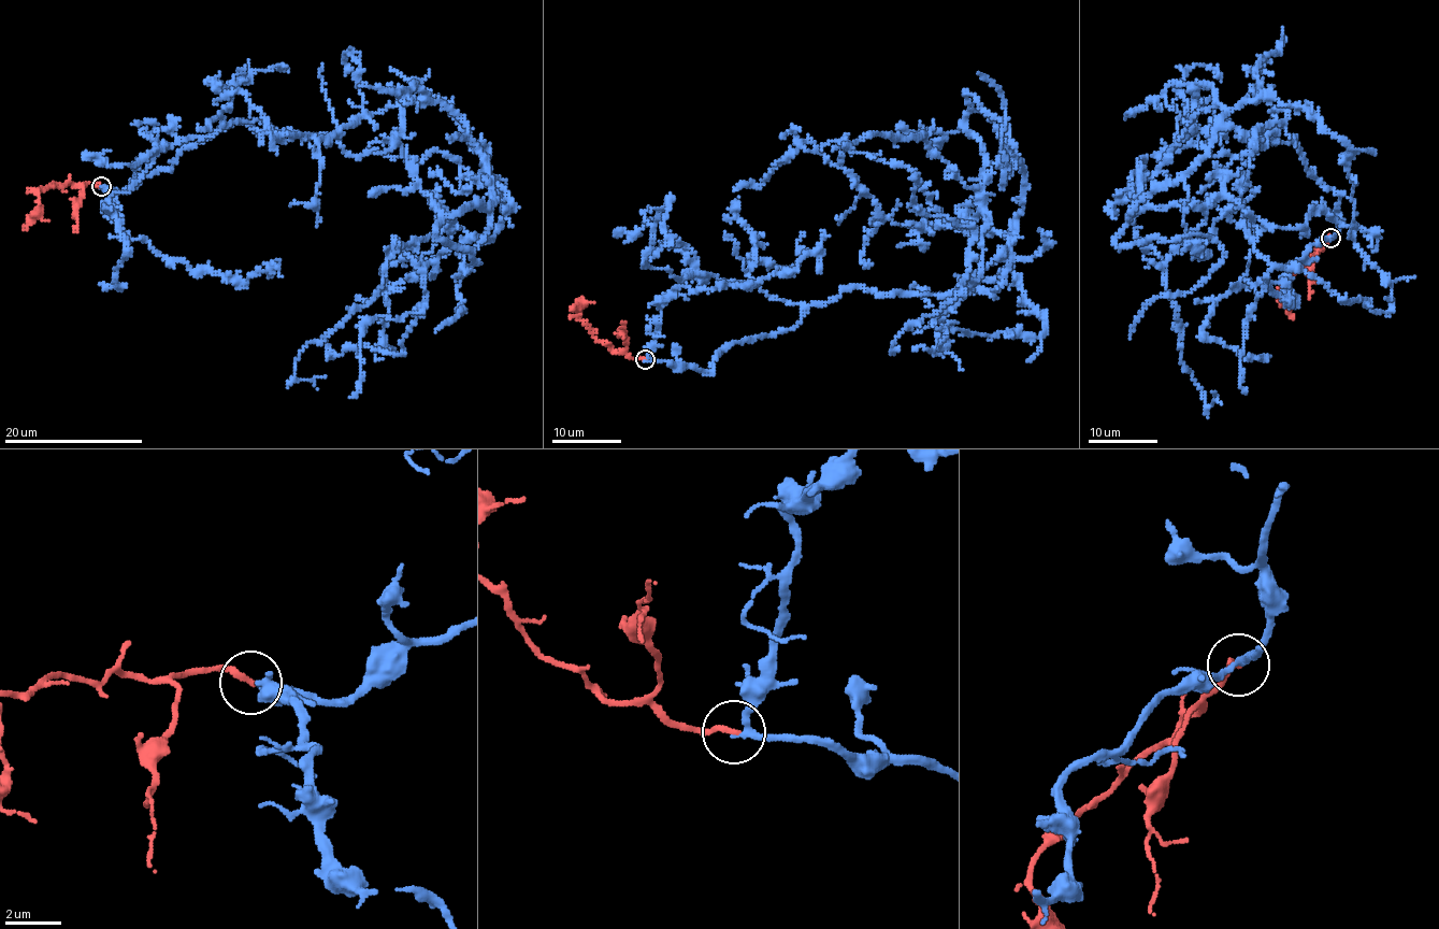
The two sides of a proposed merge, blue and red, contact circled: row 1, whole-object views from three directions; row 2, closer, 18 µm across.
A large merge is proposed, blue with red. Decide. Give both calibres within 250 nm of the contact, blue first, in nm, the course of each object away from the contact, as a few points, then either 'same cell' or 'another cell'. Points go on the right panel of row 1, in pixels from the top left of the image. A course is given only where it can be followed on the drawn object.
180/200 nm | blue via (1330, 237), (1341, 193), (1264, 142), (1275, 105), (1126, 218), (1235, 199), (1270, 262), (1389, 297) | red via (1330, 237), (1280, 287), (1294, 319) | same cell

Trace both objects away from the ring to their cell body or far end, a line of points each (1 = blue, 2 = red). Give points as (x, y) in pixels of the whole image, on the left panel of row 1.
1: (102, 186), (233, 122), (489, 170), (484, 206), (436, 204), (449, 241), (399, 353), (328, 358), (327, 341)
2: (100, 186), (53, 185), (36, 191), (40, 211), (24, 231)

